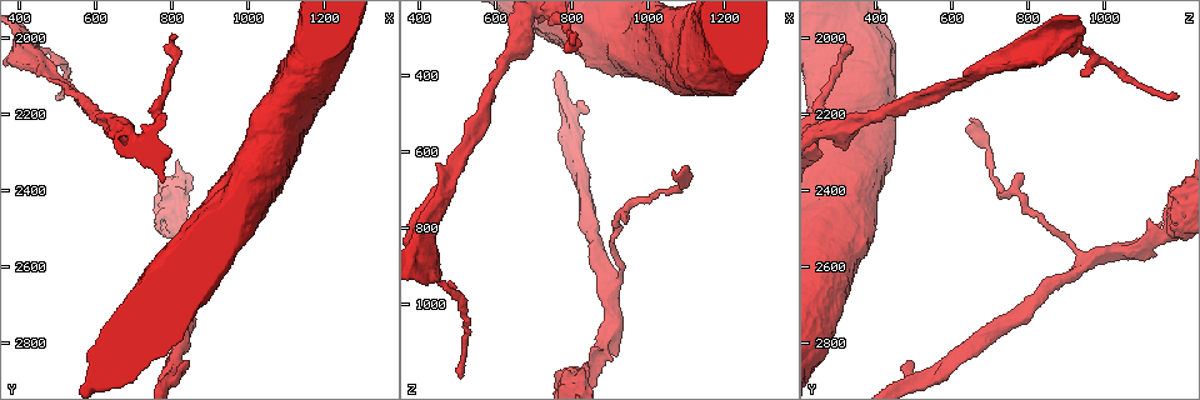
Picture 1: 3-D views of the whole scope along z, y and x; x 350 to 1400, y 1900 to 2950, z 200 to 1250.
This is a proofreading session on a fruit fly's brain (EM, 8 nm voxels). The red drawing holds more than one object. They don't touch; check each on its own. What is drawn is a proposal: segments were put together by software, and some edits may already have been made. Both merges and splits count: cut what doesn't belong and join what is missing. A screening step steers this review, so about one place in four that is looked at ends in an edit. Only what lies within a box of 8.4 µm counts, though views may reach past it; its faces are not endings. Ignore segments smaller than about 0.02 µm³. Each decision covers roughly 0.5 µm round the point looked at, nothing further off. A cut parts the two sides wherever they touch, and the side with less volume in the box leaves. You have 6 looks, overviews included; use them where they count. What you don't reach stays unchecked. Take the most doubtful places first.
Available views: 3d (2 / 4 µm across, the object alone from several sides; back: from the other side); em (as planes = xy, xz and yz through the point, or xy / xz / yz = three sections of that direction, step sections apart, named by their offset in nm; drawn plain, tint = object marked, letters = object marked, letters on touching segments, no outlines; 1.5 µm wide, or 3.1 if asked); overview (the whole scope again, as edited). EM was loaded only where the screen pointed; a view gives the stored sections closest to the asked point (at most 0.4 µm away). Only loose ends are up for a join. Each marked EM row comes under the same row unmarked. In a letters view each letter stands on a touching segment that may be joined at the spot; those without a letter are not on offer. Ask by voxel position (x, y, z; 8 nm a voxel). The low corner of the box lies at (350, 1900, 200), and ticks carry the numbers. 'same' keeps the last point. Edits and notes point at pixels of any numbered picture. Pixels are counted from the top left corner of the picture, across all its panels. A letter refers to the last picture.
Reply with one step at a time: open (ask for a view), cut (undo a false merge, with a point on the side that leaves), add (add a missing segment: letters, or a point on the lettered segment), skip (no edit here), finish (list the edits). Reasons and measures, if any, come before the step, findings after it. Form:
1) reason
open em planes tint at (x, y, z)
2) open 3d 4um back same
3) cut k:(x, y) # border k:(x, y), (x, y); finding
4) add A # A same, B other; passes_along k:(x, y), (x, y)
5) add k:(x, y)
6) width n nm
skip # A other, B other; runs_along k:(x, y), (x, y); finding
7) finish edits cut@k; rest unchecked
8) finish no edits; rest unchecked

a narrow waist
open 3d 2um at (485, 2045, 965)

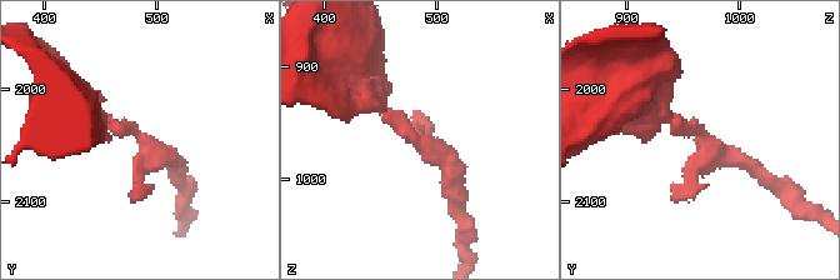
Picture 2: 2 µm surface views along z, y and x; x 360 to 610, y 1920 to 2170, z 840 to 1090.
open em planes tint at (486, 2040, 966)

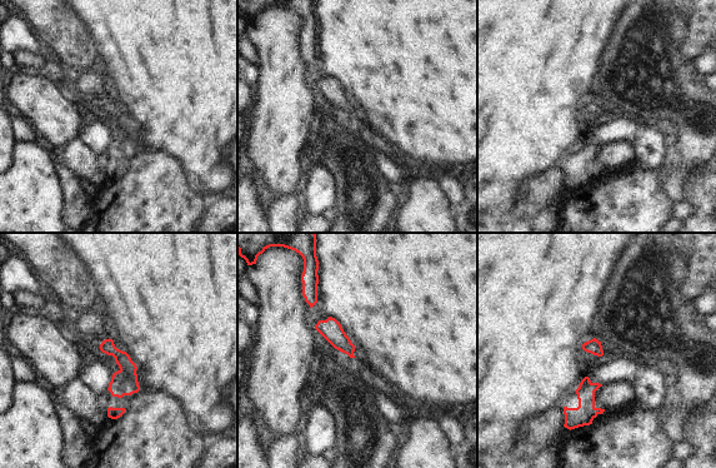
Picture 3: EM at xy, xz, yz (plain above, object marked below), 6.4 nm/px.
open em planes letters same

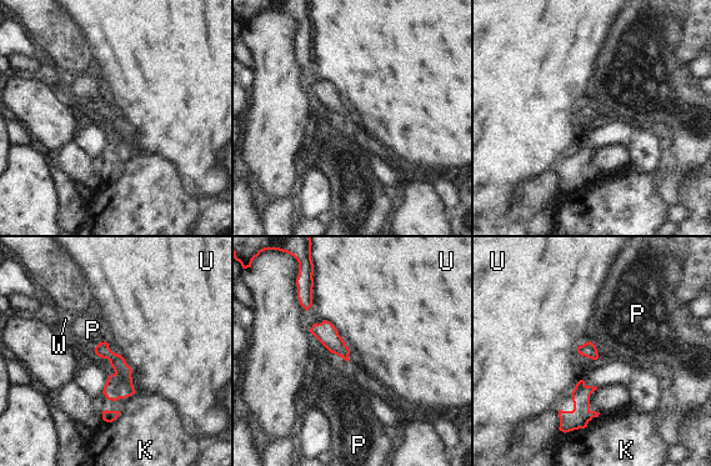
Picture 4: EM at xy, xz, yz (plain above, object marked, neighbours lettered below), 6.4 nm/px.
skip # K other, P other, U other, W other; all the same cell

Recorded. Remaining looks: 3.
an open end
open 3d 2um at (850, 2850, 485)

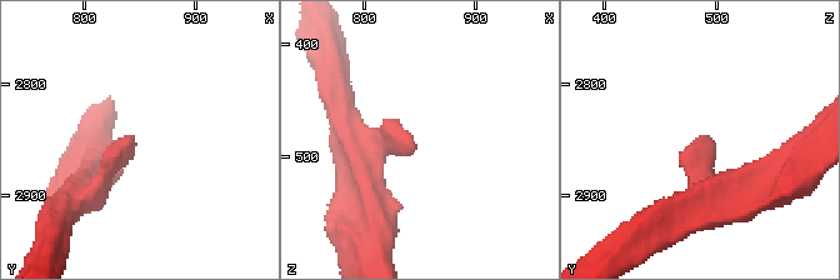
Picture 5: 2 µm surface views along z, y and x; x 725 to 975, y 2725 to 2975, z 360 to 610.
arm_widths 260, 280 nm; shape alone is not enough
open em planes letters at (844, 2850, 486)

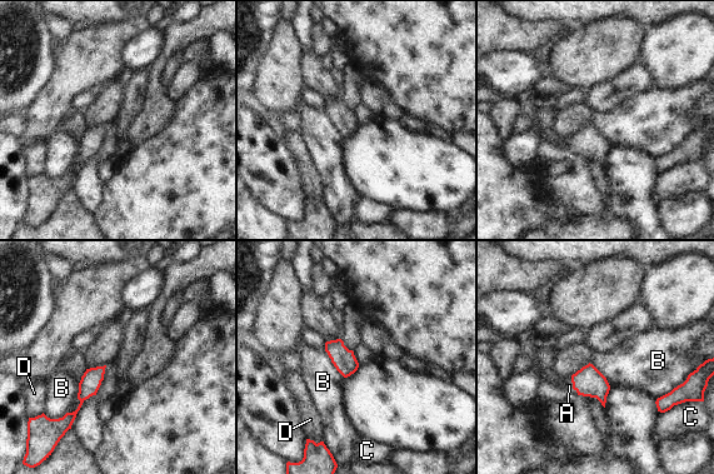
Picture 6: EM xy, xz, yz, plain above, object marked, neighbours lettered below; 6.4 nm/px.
longest_contact B 220 nm
add A # A same, B other, C other, D other; it goes on there

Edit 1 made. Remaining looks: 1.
finish edits add@6; rest unchecked

